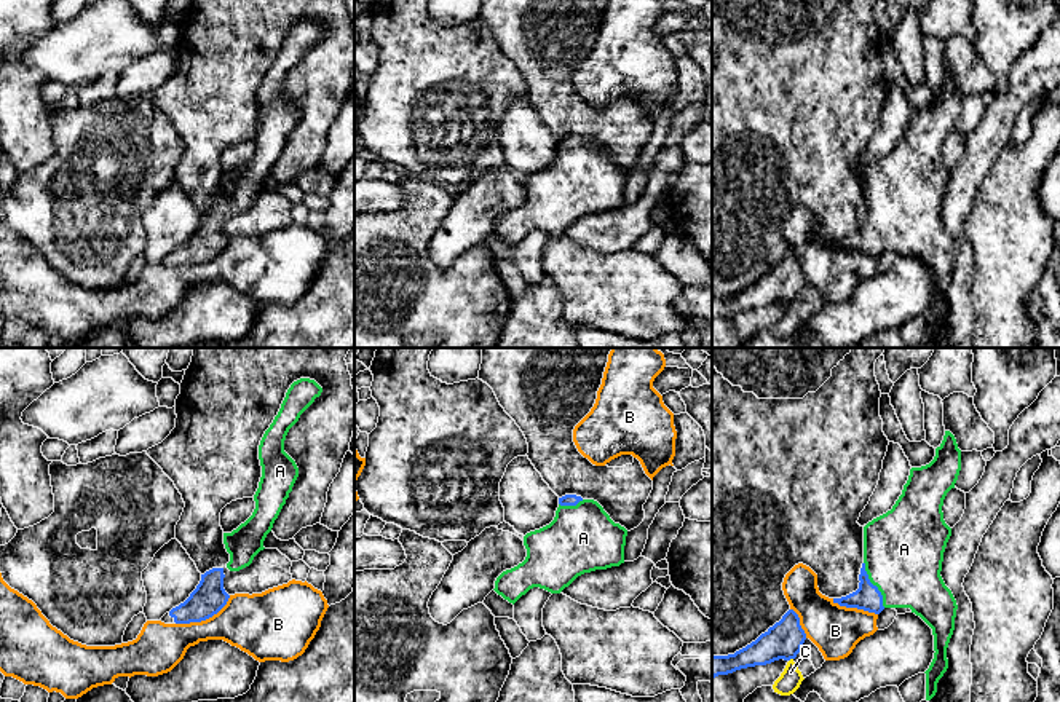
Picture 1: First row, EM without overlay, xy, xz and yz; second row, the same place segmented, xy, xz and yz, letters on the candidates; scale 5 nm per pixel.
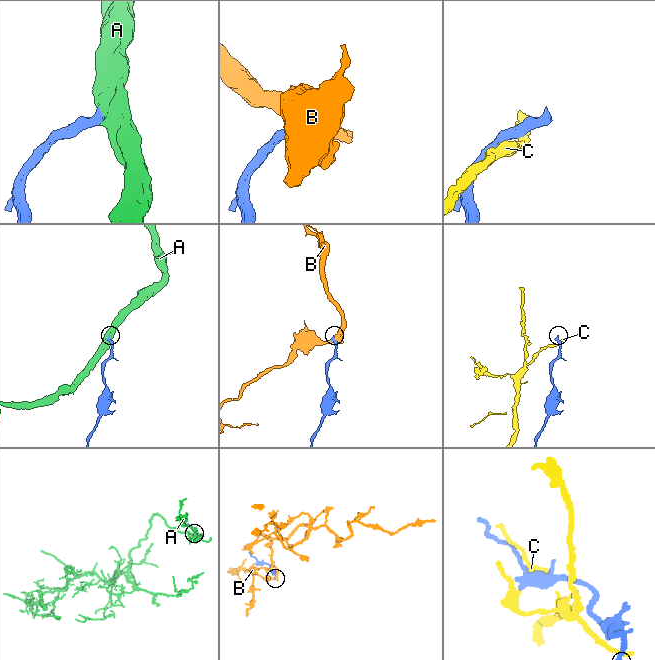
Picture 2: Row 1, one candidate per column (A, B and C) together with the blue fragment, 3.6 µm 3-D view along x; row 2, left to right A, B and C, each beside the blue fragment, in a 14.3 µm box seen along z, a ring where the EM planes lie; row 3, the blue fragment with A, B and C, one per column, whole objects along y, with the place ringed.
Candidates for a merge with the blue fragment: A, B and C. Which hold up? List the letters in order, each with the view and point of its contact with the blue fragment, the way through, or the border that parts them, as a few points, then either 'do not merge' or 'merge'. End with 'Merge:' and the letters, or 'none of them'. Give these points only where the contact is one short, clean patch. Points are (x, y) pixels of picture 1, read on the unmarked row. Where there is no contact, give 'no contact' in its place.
A: yz (872, 227) | across yz (867, 240), (872, 235), (872, 227), (904, 192) | merge
B: xy (205, 262) | do not merge
C: yz (791, 300) | along yz (792, 300), (789, 303) | do not merge
Merge: A

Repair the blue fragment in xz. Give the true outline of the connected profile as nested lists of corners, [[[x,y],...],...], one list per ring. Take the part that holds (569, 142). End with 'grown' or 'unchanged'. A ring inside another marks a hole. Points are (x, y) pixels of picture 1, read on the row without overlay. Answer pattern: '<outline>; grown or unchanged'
[[[565,137],[554,163],[524,179],[525,203],[503,214],[493,233],[512,247],[533,230],[560,236],[584,215],[624,206],[626,179],[597,144]]]; grown

